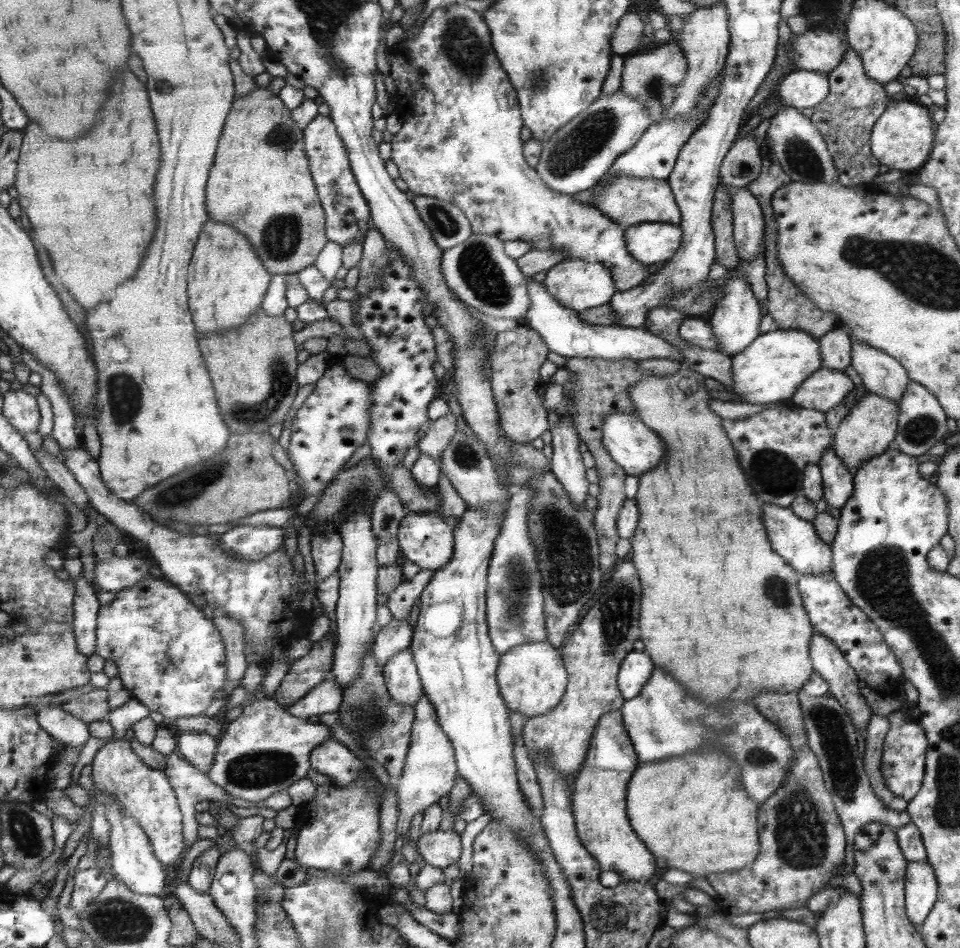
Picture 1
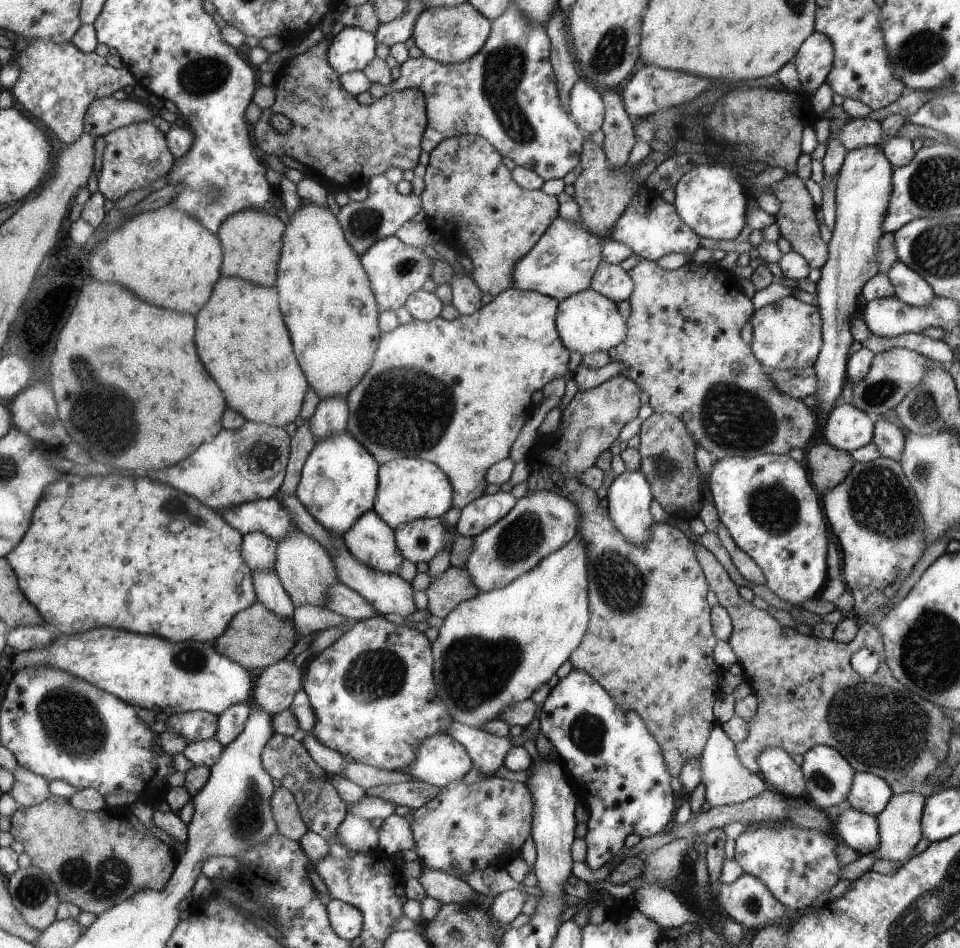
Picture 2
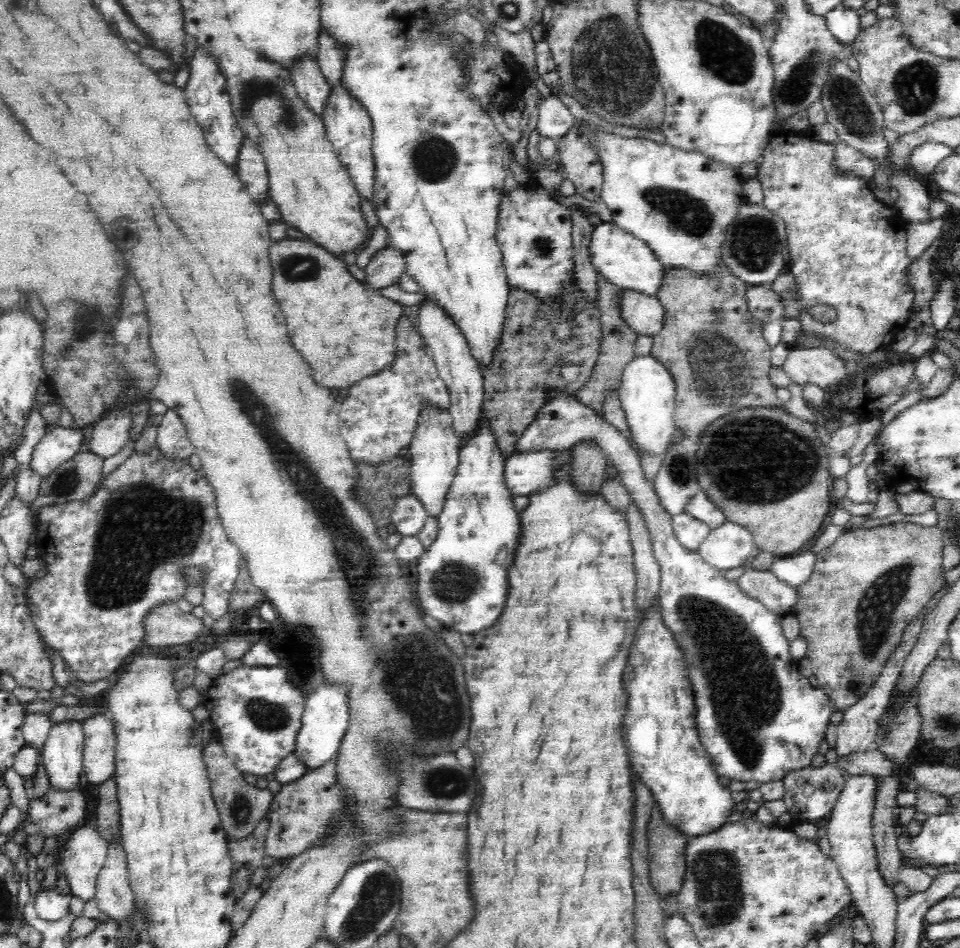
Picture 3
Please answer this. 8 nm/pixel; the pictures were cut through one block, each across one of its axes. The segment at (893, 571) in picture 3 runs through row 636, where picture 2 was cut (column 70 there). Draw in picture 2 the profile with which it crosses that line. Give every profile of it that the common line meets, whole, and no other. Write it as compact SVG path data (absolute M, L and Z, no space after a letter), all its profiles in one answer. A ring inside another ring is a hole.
M52 794L37 806L21 806L16 810L9 831L16 841L23 844L25 852L31 855L32 864L42 868L54 880L62 902L76 904L82 911L101 916L117 902L128 899L138 890L161 890L169 882L176 866L173 850L159 838L151 836L151 832L141 824L137 824L137 818L131 812L107 806L96 812L97 814L95 811L77 809L71 806L68 798Z

